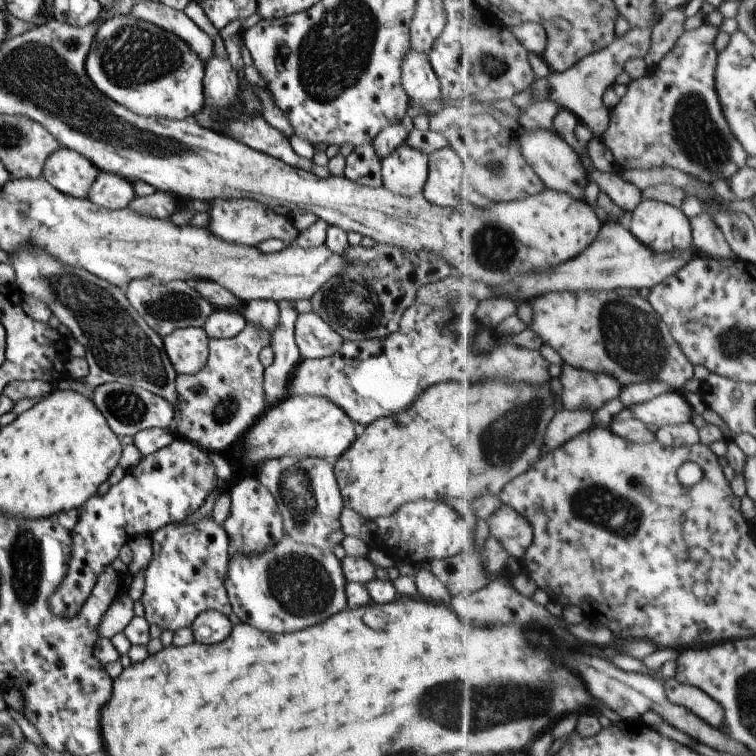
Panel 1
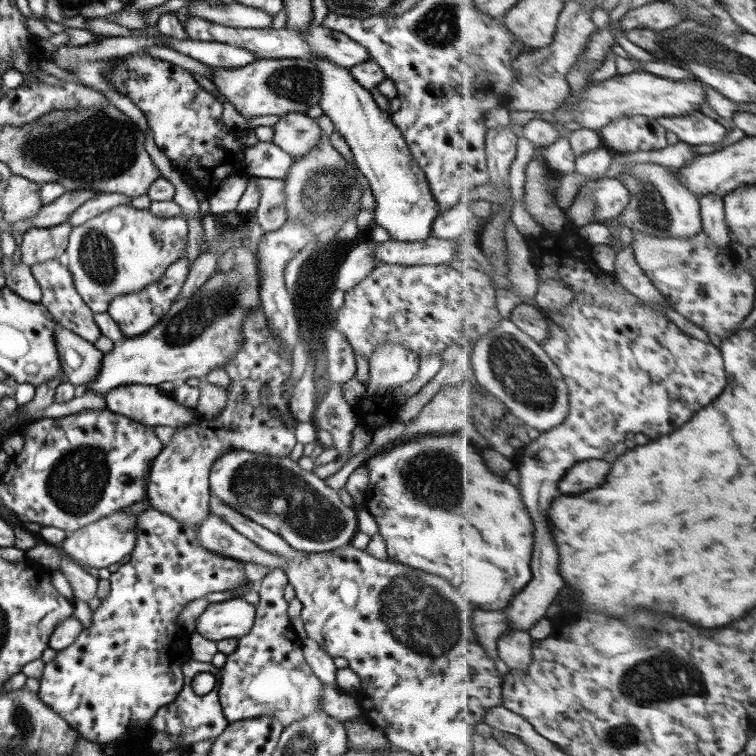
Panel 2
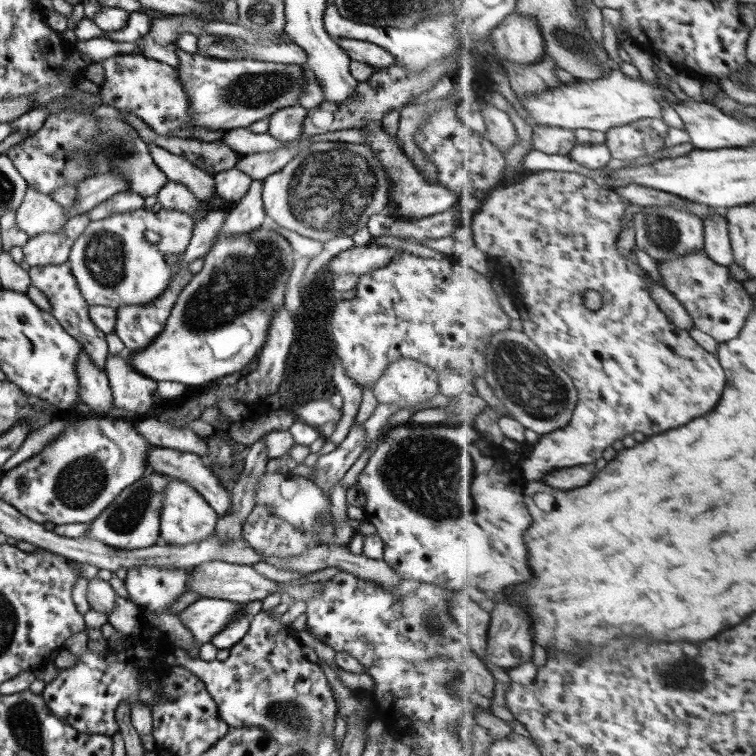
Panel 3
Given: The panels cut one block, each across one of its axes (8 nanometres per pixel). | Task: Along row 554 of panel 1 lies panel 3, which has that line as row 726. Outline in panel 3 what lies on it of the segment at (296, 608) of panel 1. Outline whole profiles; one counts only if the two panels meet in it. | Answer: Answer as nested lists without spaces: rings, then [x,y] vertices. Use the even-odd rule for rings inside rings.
[[[272,609],[252,616],[247,633],[228,651],[224,661],[213,659],[205,662],[198,656],[190,657],[185,650],[175,648],[164,658],[167,666],[180,666],[192,672],[203,682],[209,696],[214,700],[218,715],[229,728],[242,726],[261,727],[275,743],[283,746],[307,740],[312,736],[330,736],[333,732],[333,717],[336,714],[336,702],[323,671],[317,663],[311,663],[301,655],[301,646],[296,641],[295,631],[283,626],[279,617],[271,615]]]

